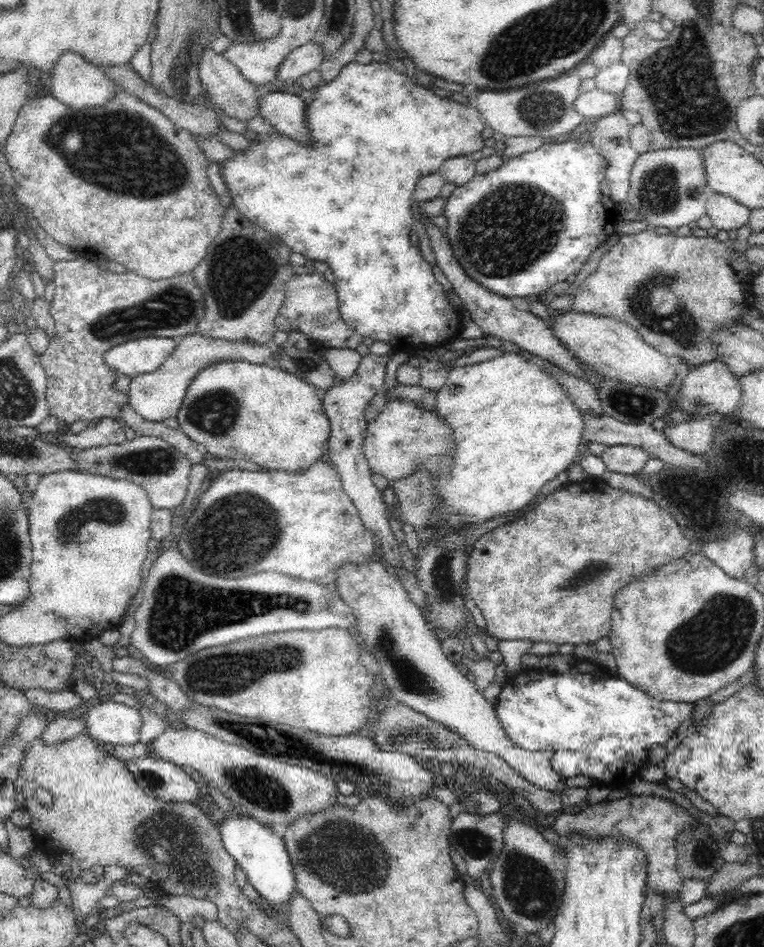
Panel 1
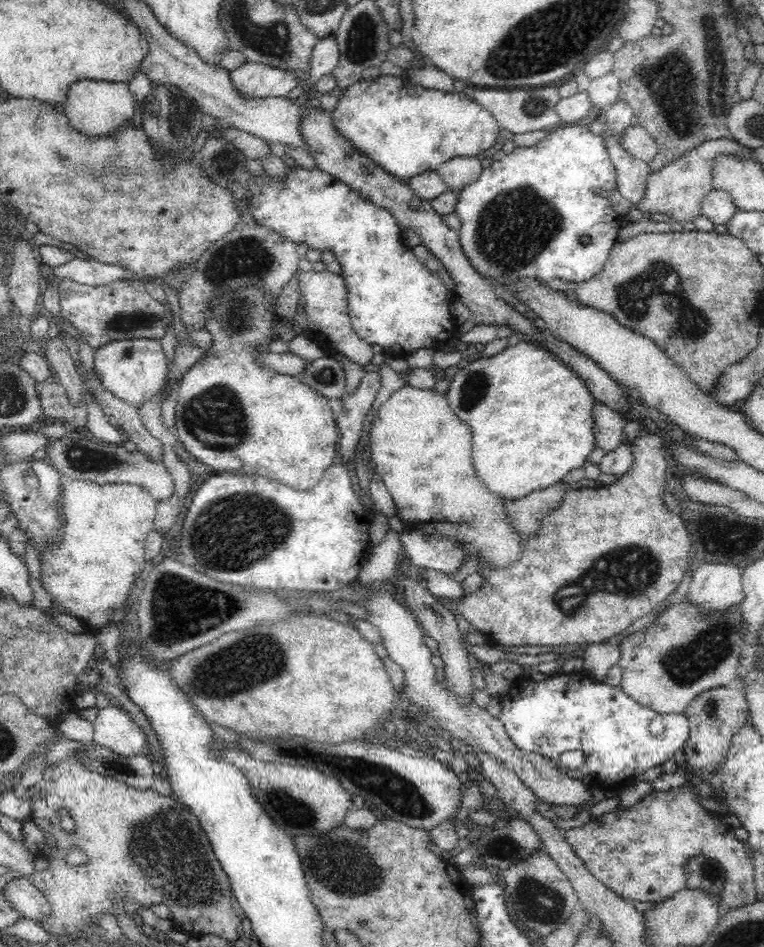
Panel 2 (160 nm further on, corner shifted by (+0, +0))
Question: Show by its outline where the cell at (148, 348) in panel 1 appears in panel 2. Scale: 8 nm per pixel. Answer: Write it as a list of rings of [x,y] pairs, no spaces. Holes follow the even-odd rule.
[[[157,339],[114,340],[94,349],[92,372],[108,393],[140,410],[160,393],[167,376],[166,358]]]

